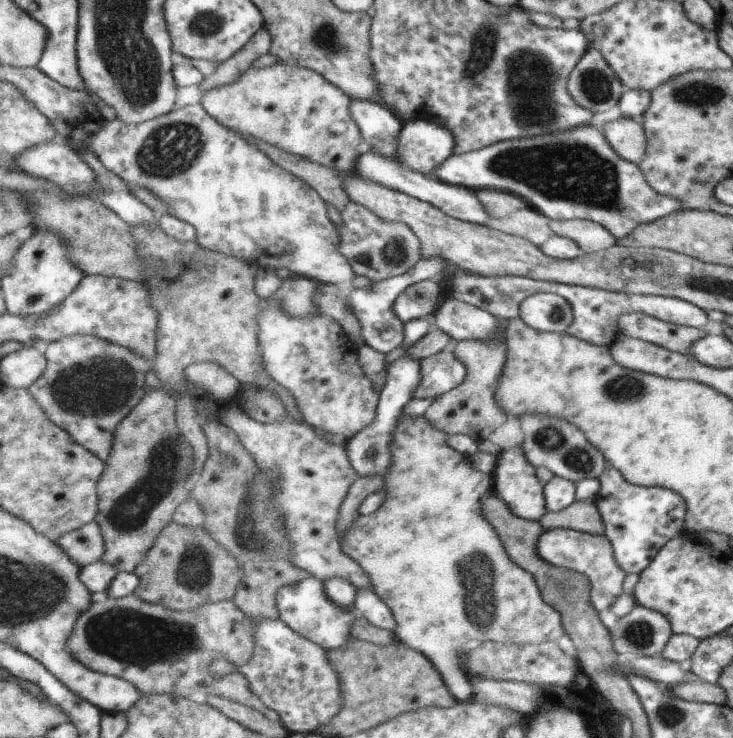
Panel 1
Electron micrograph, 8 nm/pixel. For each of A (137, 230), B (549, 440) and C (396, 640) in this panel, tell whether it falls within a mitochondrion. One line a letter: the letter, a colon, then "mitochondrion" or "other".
A: other
B: mitochondrion
C: other

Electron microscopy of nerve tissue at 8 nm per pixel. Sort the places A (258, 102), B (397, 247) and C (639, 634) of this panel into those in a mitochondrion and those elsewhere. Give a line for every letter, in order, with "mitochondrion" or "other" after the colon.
A: other
B: mitochondrion
C: mitochondrion

